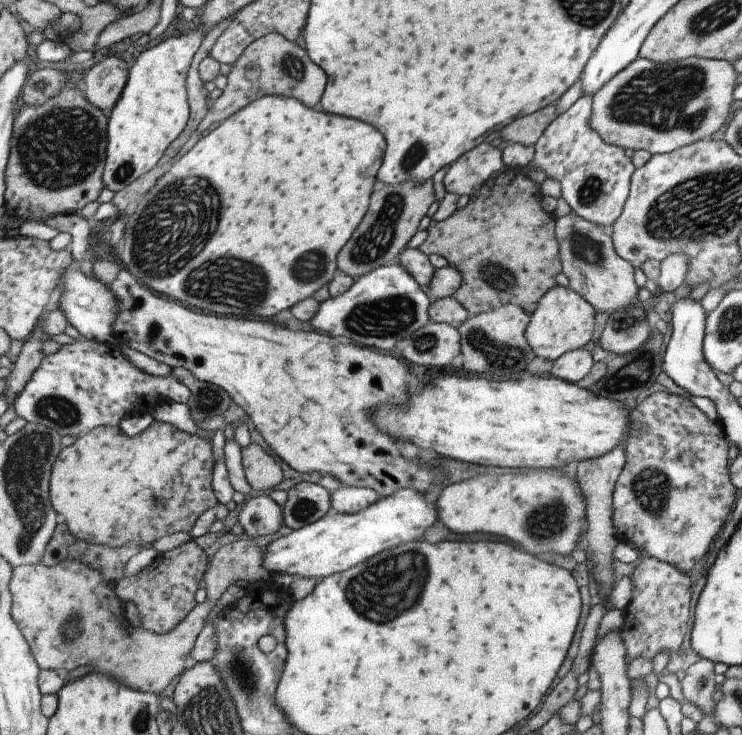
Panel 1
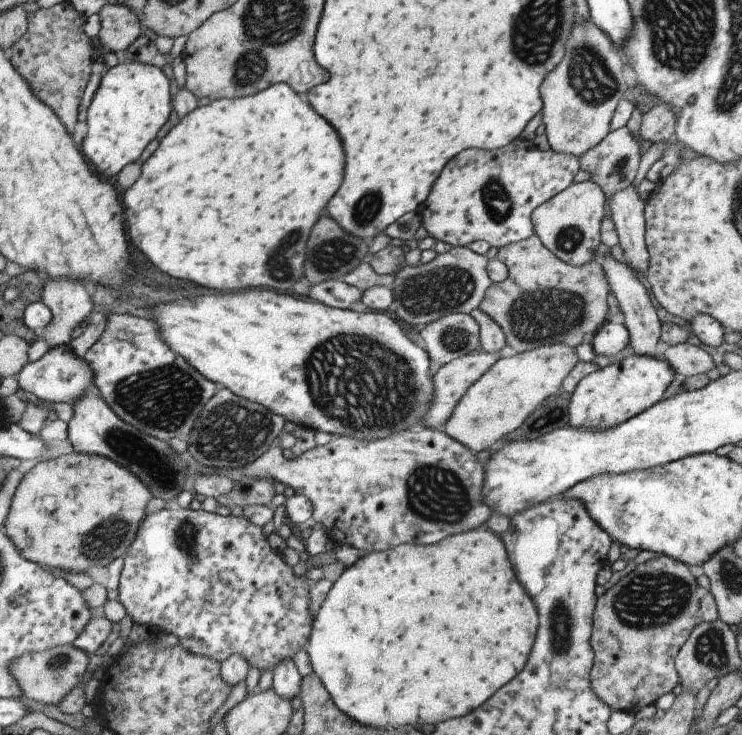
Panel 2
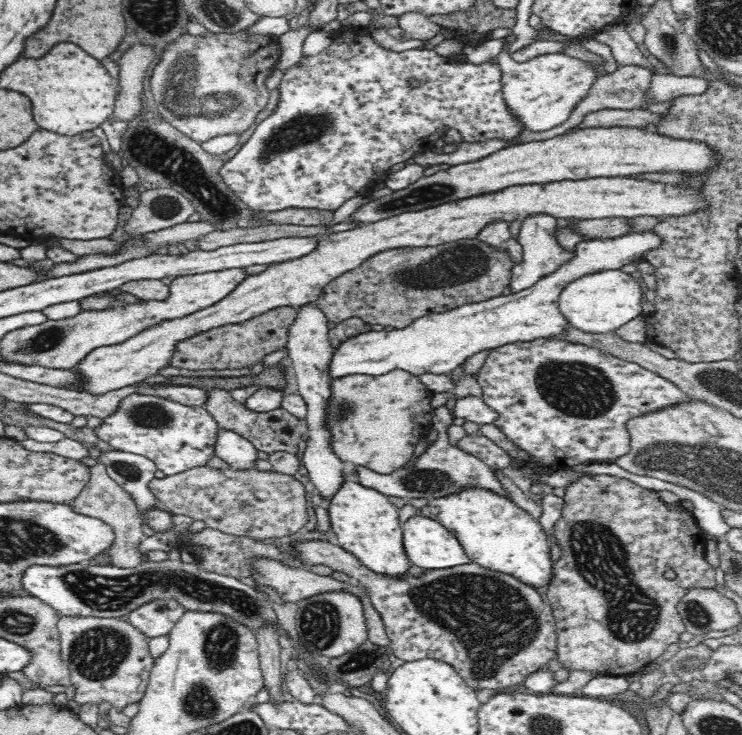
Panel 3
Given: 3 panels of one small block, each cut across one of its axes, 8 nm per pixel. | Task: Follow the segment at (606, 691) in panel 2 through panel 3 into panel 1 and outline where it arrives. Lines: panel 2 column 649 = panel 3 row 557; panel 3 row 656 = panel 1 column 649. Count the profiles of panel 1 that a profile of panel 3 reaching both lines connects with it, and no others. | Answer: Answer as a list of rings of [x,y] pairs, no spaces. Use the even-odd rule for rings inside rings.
[[[650,557],[644,558],[630,575],[634,589],[630,602],[624,609],[624,625],[619,630],[620,638],[626,648],[626,664],[635,658],[648,659],[652,662],[655,655],[662,651],[669,656],[675,656],[684,641],[690,620],[690,602],[695,585],[690,578],[690,572],[684,572],[672,564]]]

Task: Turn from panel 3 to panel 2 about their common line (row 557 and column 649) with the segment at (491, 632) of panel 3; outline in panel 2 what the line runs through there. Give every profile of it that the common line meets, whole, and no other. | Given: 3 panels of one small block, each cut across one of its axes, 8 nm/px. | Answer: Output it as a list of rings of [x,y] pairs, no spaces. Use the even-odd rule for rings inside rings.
[[[610,252],[604,256],[600,264],[603,267],[610,291],[616,297],[619,310],[624,315],[624,326],[631,337],[630,346],[638,355],[649,355],[664,359],[656,354],[656,346],[661,335],[661,322],[652,305],[652,300],[650,300],[650,294],[648,294],[646,286],[642,284],[642,280],[638,278],[636,271],[625,260],[614,258]]]

